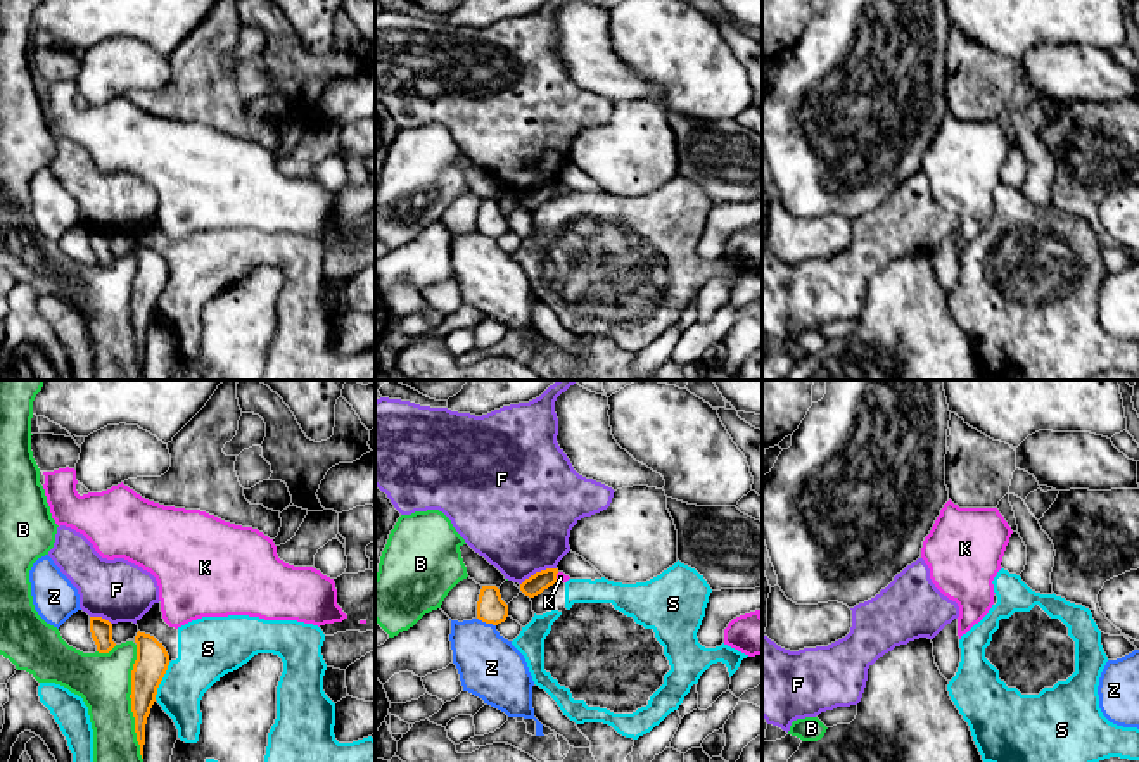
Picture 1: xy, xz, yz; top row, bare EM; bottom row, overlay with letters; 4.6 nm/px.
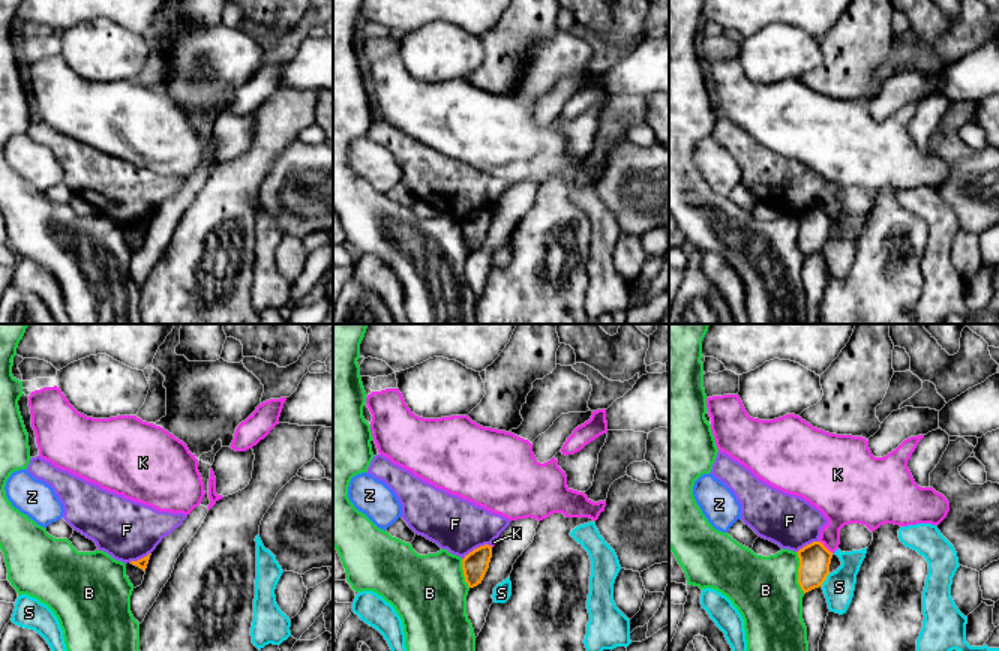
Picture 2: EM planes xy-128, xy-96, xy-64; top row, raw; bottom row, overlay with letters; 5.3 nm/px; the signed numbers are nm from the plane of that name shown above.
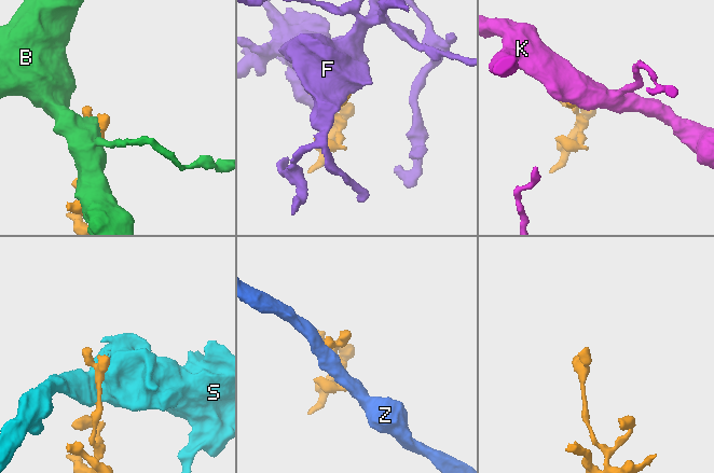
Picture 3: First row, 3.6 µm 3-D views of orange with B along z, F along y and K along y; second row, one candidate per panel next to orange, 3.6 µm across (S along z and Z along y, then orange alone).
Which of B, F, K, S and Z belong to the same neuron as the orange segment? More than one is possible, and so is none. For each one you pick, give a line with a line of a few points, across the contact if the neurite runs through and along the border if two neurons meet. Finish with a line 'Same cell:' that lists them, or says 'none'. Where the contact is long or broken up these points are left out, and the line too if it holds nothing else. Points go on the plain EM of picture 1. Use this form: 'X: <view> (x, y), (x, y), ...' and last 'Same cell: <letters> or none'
Same cell: none

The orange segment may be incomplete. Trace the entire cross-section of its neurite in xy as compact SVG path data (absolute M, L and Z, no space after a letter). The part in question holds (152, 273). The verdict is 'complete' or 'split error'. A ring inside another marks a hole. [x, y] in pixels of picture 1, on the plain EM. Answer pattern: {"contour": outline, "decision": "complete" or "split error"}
{"contour": "M137 245L137 273L131 283L131 325L135 330L135 346L143 371L145 337L156 314L157 301L168 283L169 268L162 256L145 245Z", "decision": "complete"}

